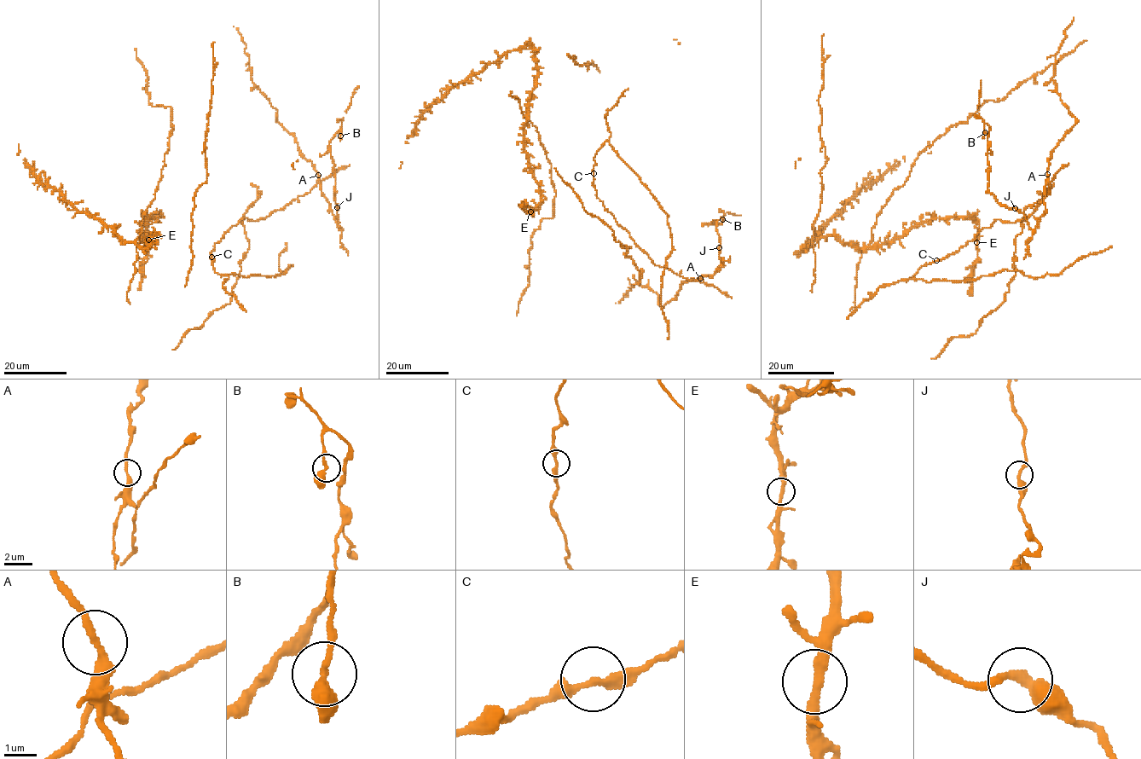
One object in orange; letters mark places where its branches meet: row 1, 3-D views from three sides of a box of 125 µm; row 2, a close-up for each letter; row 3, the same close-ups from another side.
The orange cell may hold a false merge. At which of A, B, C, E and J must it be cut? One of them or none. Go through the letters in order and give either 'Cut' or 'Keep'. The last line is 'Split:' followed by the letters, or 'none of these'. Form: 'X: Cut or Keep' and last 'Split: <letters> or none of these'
A: Keep
B: Keep
C: Keep
E: Keep
J: Keep
Split: none of these

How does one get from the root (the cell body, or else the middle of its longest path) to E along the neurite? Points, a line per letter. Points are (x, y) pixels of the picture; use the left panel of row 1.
E: (165, 217), (155, 216), (147, 223), (148, 240)

